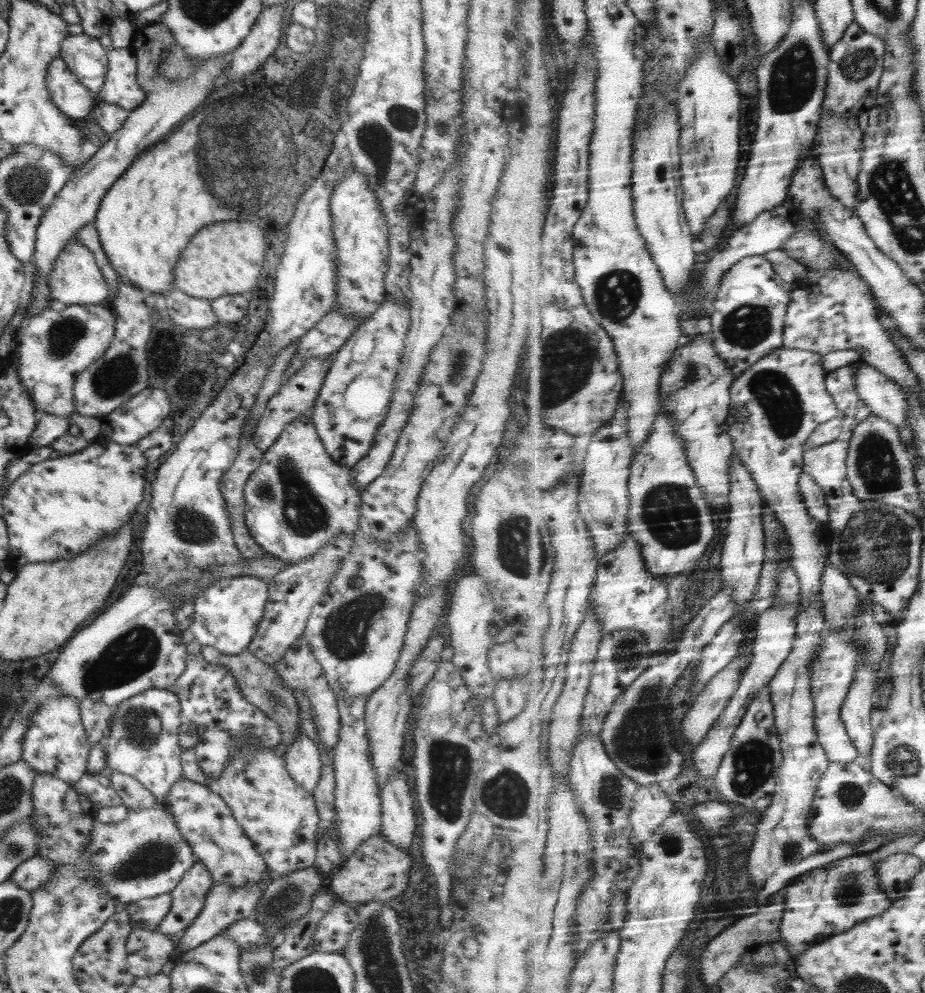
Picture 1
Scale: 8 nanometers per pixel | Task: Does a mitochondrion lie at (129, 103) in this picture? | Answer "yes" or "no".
no

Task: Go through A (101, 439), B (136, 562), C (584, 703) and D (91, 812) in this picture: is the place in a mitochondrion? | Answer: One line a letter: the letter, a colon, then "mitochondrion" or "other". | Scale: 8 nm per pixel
A: other
B: other
C: other
D: other

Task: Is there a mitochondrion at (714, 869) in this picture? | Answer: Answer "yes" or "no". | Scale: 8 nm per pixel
no

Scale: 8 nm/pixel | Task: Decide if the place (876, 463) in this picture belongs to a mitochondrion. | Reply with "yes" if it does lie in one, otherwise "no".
yes

